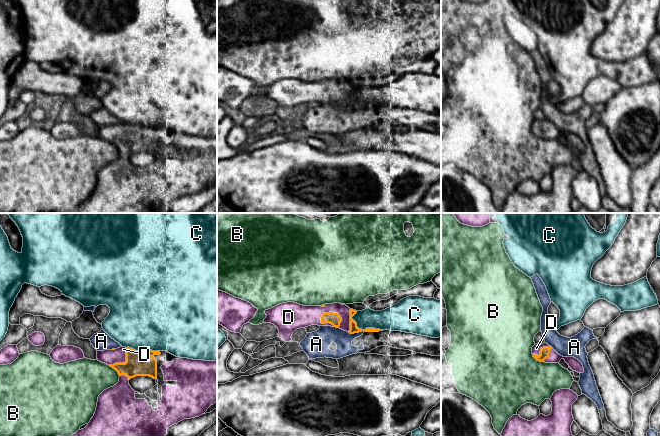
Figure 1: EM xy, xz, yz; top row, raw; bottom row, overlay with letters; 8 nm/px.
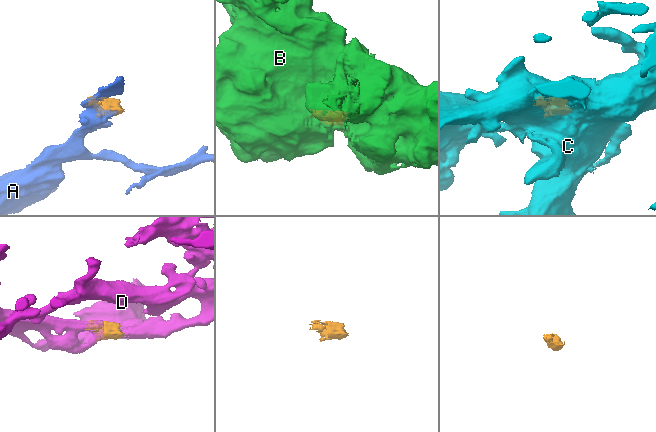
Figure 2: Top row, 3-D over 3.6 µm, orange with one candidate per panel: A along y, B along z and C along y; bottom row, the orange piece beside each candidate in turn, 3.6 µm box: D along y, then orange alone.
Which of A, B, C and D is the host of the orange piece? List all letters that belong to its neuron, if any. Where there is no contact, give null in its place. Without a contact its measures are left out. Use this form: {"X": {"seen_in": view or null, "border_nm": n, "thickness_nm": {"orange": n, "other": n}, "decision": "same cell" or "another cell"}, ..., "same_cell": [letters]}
{"A": {"seen_in": "xz", "border_nm": 130, "thickness_nm": {"orange": 60, "other": 150}, "decision": "another cell"}, "B": {"seen_in": "xy", "border_nm": 130, "thickness_nm": {"orange": 180, "other": 320}, "decision": "another cell"}, "C": {"seen_in": "xz", "border_nm": 280, "thickness_nm": {"orange": 60, "other": 200}, "decision": "another cell"}, "D": {"seen_in": "xz", "border_nm": 190, "thickness_nm": {"orange": 100, "other": 160}, "decision": "same cell"}, "same_cell": ["D"]}

